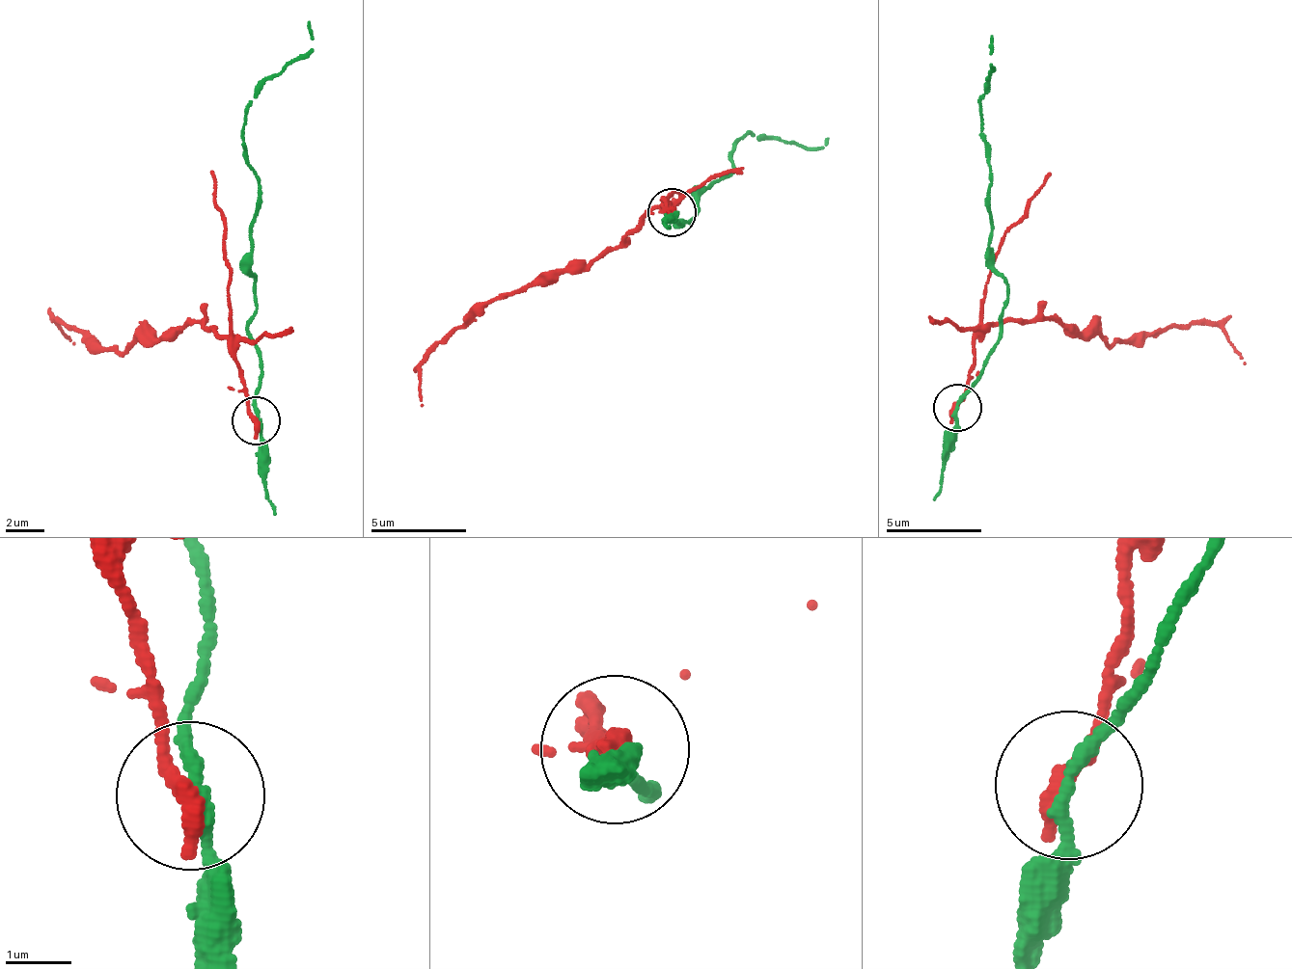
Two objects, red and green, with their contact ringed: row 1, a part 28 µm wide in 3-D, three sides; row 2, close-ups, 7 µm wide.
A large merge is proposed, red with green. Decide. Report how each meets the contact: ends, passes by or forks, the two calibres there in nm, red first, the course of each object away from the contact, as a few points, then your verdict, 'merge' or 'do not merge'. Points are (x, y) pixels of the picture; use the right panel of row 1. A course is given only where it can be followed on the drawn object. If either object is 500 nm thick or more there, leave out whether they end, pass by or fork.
red ends there; green passes by; 320 nm thick on the red side, 190 nm on the other; red runs (959, 406), (974, 346), (1004, 322), (1040, 315), (1113, 345), (1218, 326), (1243, 363); green runs (959, 406), (1001, 326), (1008, 297), (990, 263), (982, 116), (983, 84), (992, 64), (992, 37); do not merge

